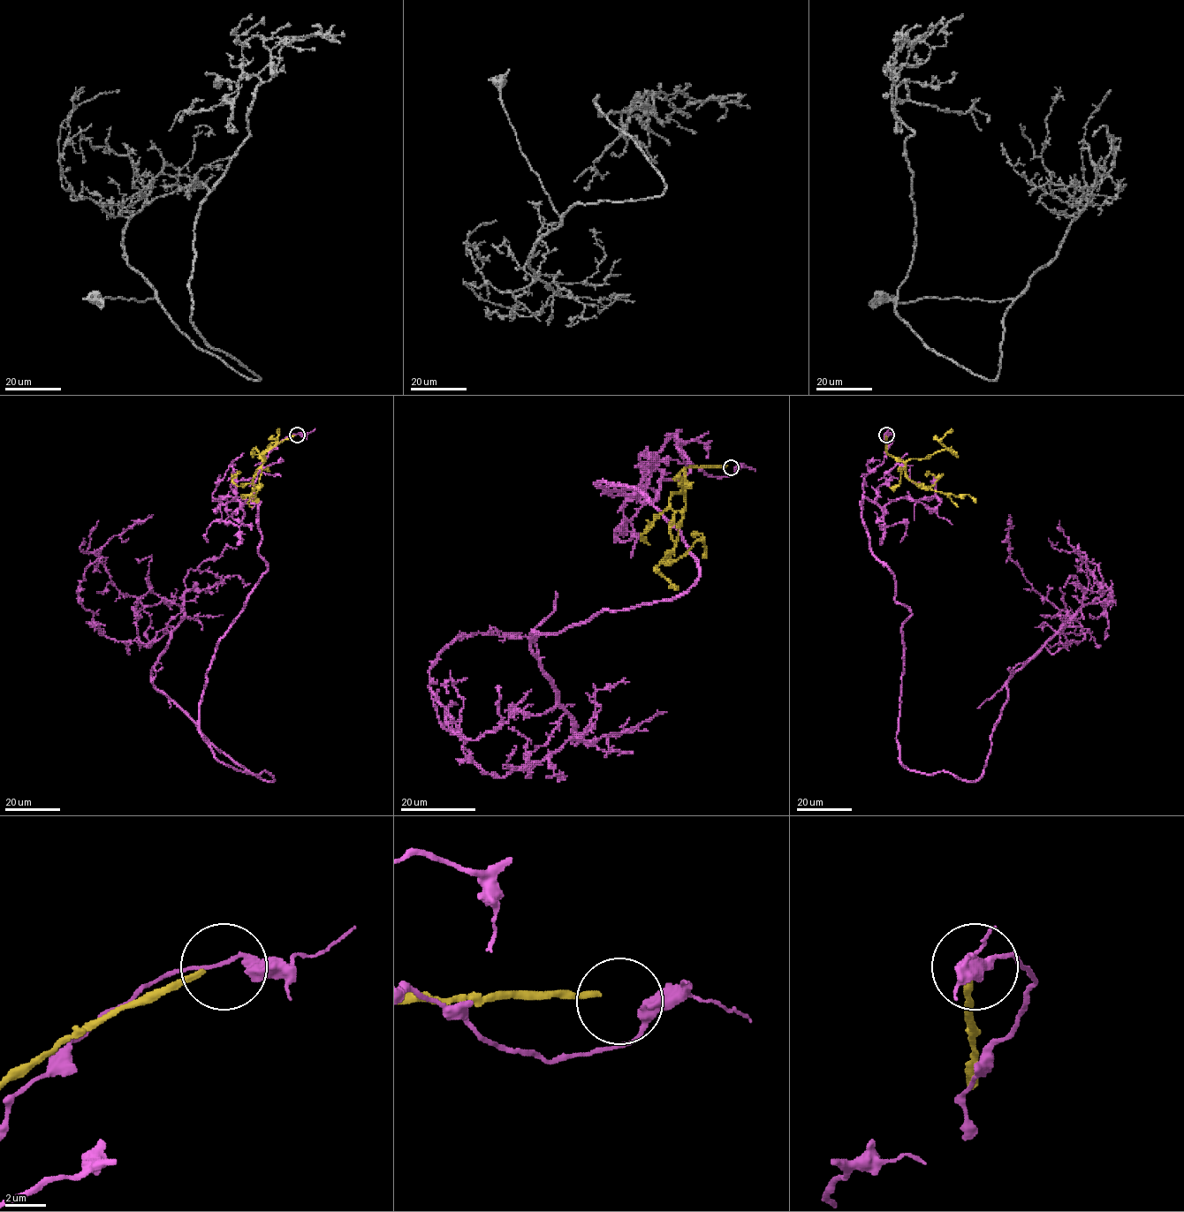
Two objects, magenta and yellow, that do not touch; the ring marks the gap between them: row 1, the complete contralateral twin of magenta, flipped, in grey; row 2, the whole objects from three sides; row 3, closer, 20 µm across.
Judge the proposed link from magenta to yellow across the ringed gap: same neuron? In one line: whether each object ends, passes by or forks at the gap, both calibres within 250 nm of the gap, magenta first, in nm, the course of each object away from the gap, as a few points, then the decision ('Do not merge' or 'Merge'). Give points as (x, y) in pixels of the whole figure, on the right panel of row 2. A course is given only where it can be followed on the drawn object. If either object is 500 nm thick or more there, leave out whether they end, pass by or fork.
At the ring magenta passes by. At the ring yellow ends. Thickness 400 nm (magenta) against 260 nm. Course of magenta: (888, 435), (861, 520), (911, 614), (909, 769), (976, 780), (1009, 679), (1085, 639), (1010, 556), (1009, 515). Course of yellow: (885, 435), (887, 452), (904, 462), (906, 475), (919, 487), (955, 496), (968, 495), (974, 500). Do not merge

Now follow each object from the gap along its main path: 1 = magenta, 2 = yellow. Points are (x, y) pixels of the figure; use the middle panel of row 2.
1: (734, 469), (596, 484), (697, 580), (459, 736), (431, 664), (533, 635)
2: (727, 465), (683, 470), (684, 491), (670, 496), (669, 506), (676, 546), (657, 565), (668, 587)

